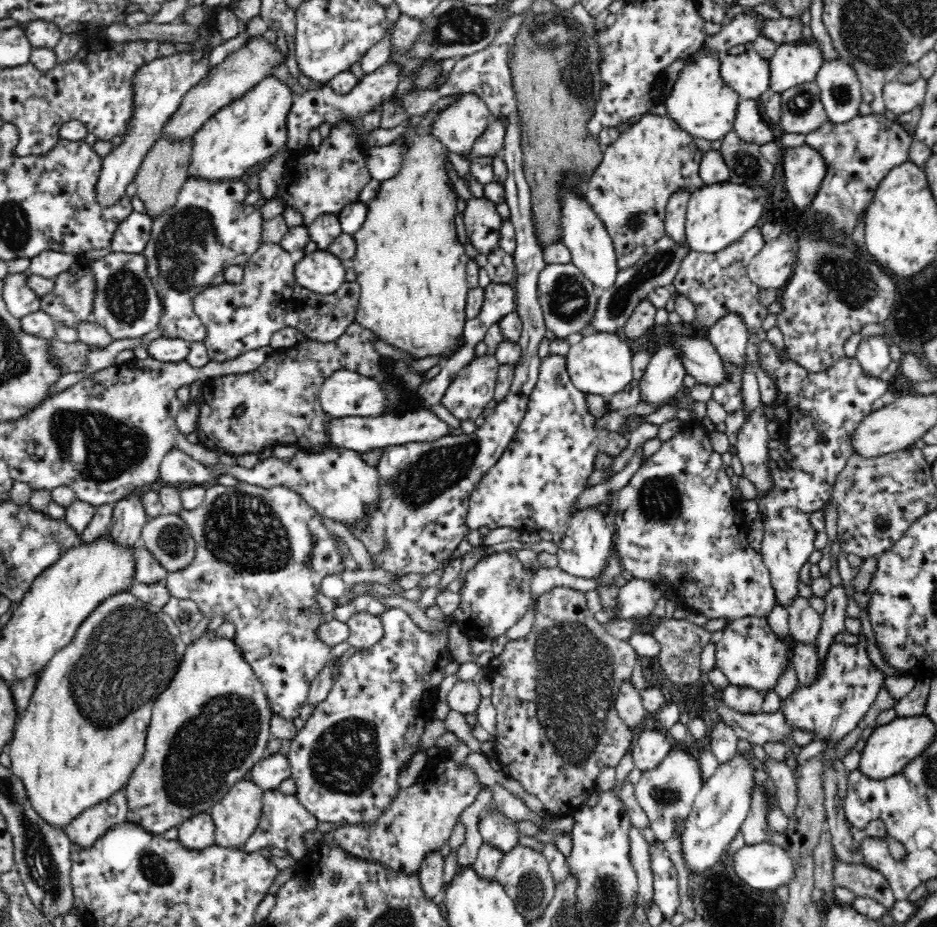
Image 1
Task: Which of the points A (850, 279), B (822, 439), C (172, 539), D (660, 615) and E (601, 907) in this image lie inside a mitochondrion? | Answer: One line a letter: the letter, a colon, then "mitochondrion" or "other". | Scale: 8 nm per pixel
A: mitochondrion
B: other
C: mitochondrion
D: other
E: mitochondrion

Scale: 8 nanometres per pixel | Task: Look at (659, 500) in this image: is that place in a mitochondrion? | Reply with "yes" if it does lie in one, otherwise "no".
yes

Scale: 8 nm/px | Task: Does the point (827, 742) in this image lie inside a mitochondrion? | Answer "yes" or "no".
no

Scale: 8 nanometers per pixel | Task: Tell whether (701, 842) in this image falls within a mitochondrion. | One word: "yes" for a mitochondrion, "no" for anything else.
no

